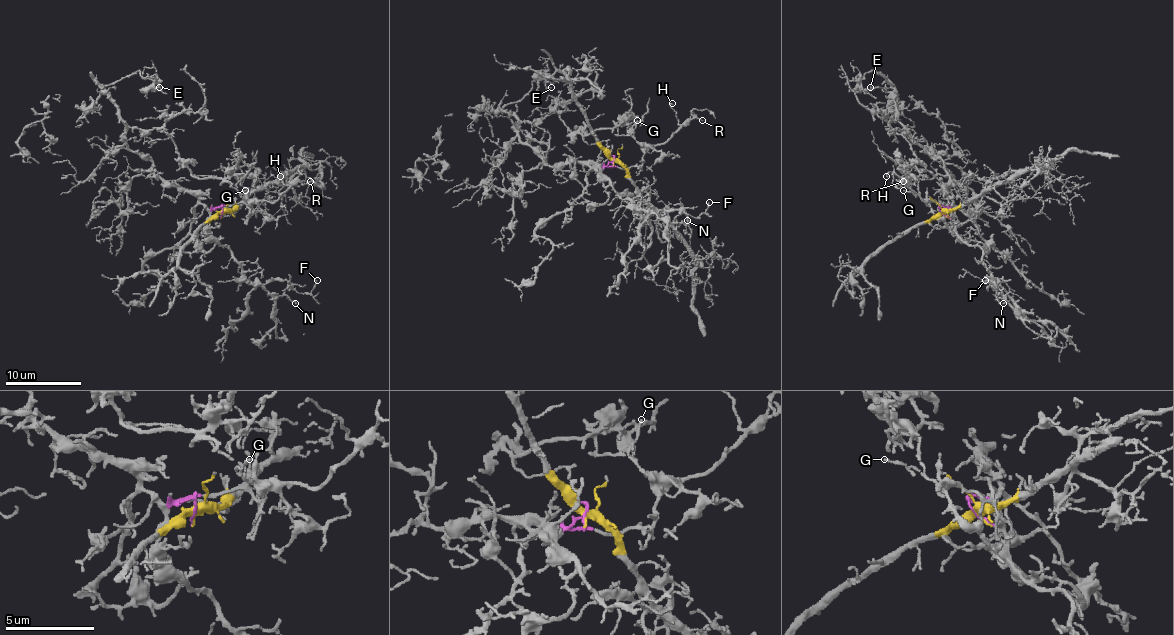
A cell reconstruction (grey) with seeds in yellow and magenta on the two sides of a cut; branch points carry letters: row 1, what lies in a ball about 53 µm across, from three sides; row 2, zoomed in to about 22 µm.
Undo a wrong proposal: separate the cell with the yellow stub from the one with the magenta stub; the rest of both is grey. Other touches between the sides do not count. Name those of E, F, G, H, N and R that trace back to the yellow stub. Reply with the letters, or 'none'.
none

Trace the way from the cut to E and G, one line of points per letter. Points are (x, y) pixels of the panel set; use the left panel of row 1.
E: (222, 212), (167, 186), (128, 146), (105, 88), (139, 71), (160, 86)
G: (222, 212), (222, 205), (218, 207), (244, 203), (250, 207), (252, 201), (246, 201), (239, 194), (244, 190)

